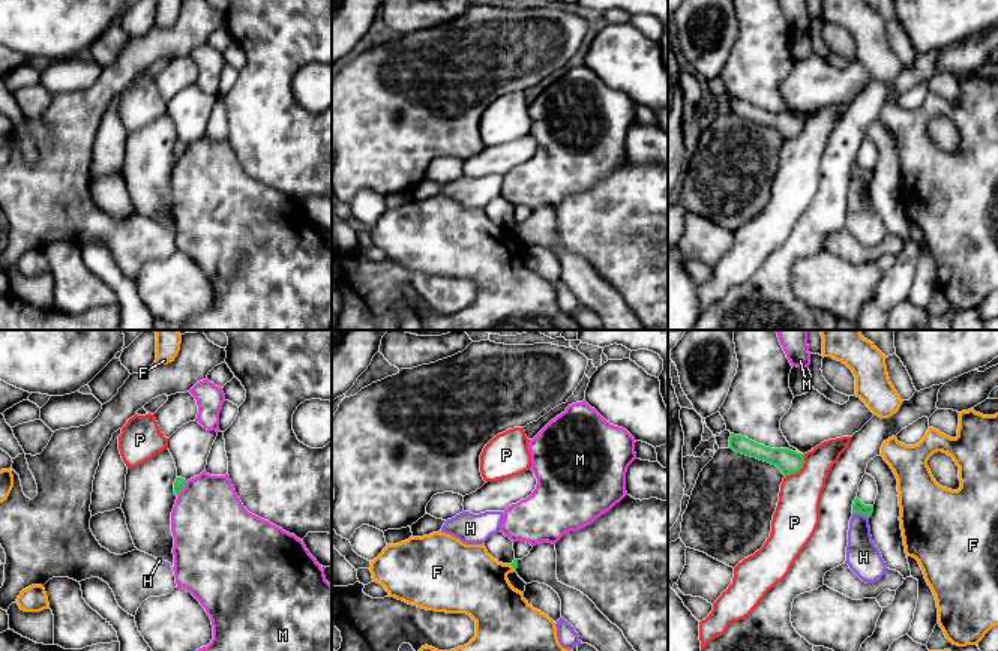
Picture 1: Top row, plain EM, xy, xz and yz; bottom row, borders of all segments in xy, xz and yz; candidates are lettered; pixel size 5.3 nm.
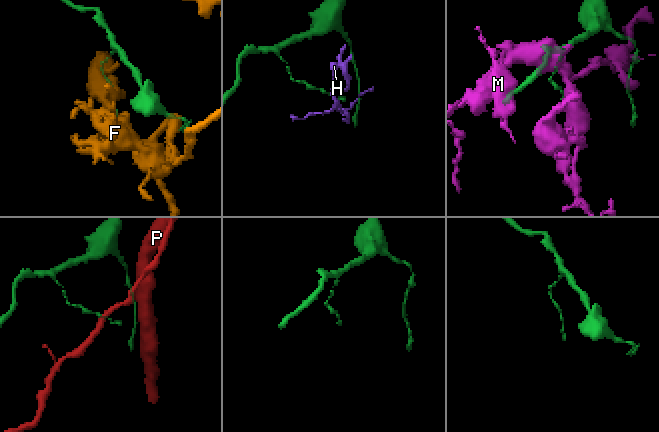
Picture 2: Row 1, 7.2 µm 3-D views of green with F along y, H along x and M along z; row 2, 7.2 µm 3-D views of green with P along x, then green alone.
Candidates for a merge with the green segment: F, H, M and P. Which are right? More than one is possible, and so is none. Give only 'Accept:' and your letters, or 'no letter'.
Accept: no letter

